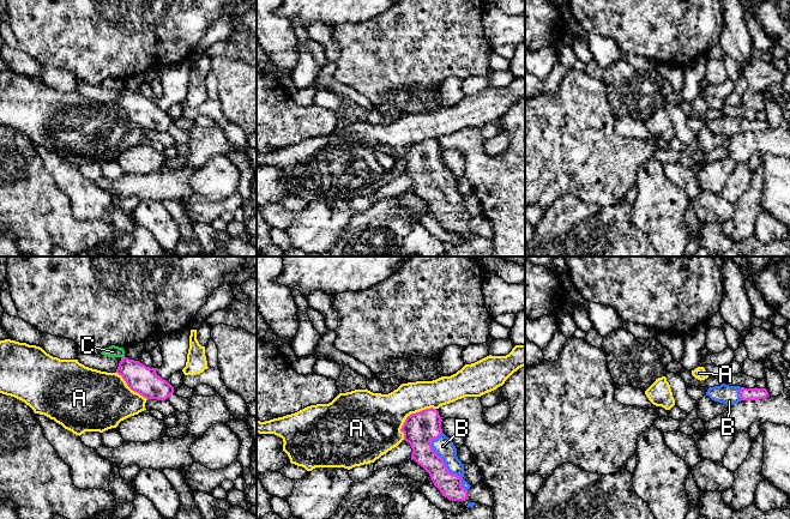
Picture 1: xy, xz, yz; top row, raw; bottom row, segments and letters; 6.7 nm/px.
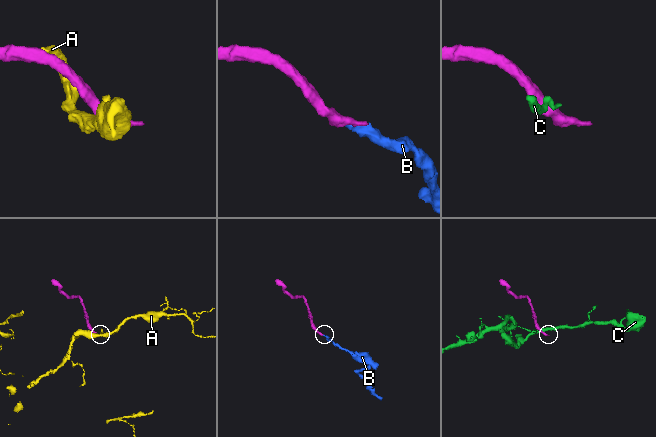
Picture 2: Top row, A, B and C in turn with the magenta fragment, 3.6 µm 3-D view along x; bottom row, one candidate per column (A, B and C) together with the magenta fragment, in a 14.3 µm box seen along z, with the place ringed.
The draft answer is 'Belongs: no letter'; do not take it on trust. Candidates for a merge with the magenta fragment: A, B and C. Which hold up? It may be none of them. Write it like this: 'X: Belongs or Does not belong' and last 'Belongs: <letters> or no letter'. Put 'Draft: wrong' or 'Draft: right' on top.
Draft: wrong
A: Does not belong
B: Belongs
C: Does not belong
Belongs: B

